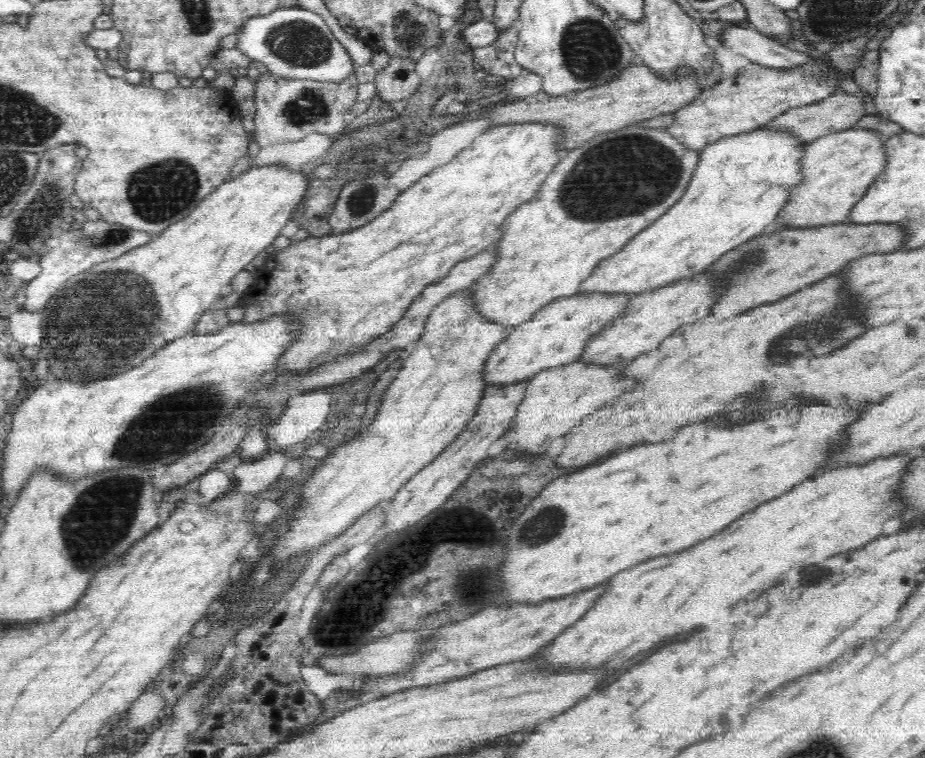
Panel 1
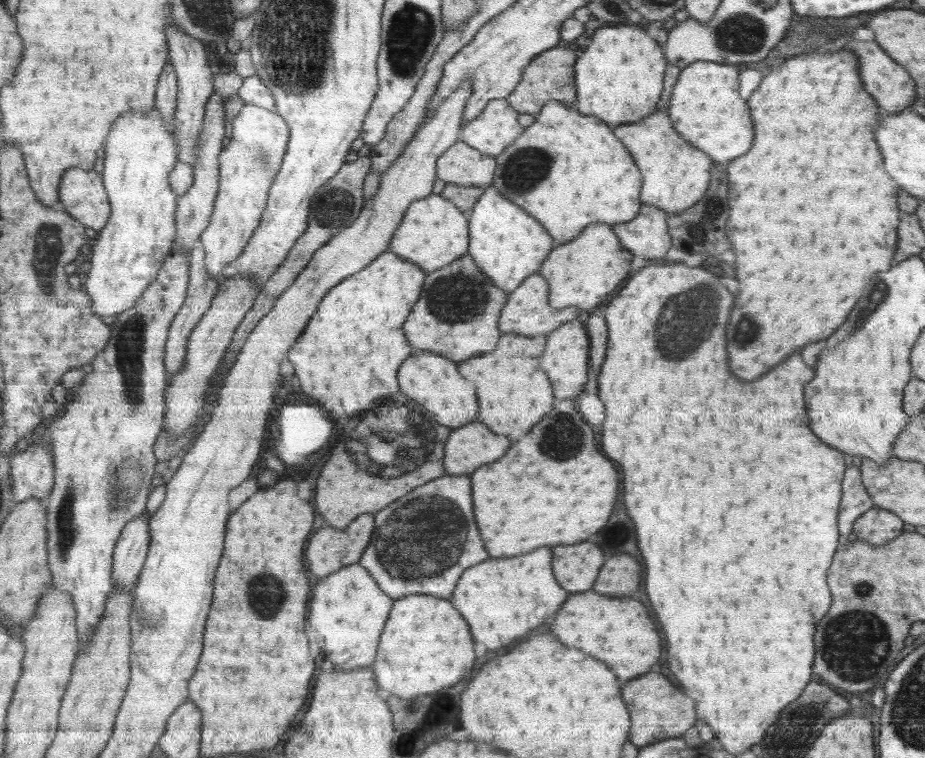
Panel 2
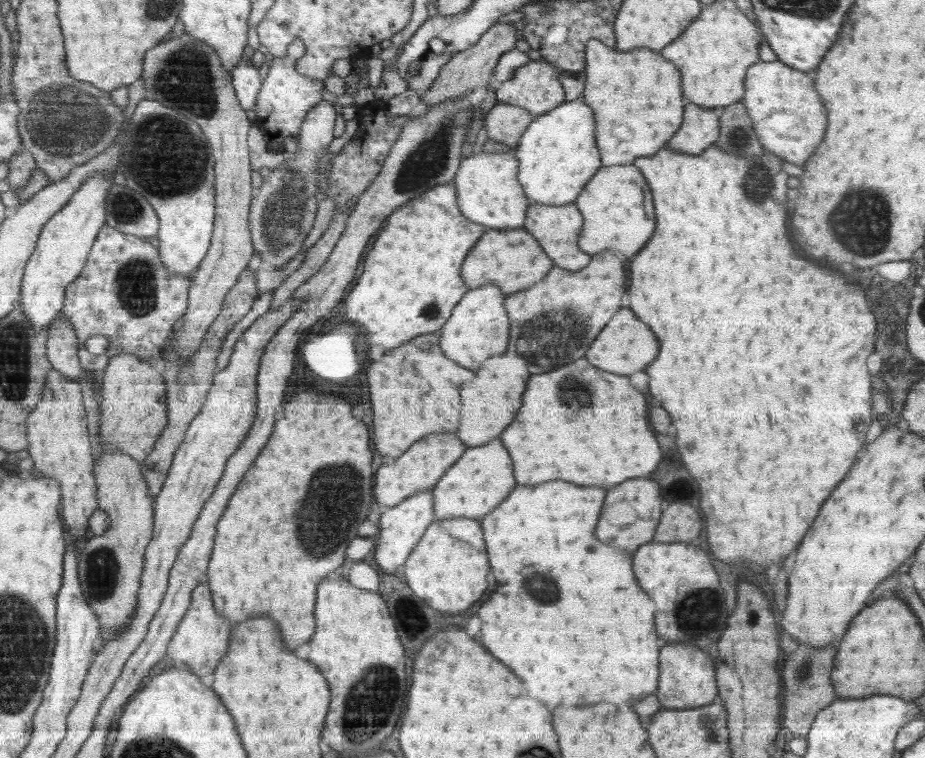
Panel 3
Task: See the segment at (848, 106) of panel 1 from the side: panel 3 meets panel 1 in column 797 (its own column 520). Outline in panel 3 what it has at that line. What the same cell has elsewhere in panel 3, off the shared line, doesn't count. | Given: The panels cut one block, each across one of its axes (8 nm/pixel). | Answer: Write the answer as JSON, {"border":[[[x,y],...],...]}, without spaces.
{"border":[[[497,102],[480,125],[486,128],[490,140],[504,142],[515,148],[520,144],[526,129],[532,124],[533,117],[529,110],[520,106]]]}

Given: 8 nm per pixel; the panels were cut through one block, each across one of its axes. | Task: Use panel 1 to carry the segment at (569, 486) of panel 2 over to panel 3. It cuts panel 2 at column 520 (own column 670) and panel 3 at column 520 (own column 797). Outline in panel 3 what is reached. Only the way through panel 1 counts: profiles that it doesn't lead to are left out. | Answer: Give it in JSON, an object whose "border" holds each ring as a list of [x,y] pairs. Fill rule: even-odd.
{"border":[[[586,360],[572,362],[570,366],[552,370],[548,374],[538,374],[530,378],[530,390],[526,390],[526,406],[518,410],[518,422],[502,434],[502,442],[508,448],[513,459],[517,484],[520,486],[534,486],[550,480],[564,480],[578,486],[602,486],[612,488],[624,482],[624,478],[642,478],[656,470],[658,462],[662,460],[658,442],[648,426],[648,410],[644,396],[630,386],[626,376],[610,374],[604,370],[594,370],[582,380],[582,372],[588,370]],[[562,384],[576,384],[588,398],[564,398]]]}

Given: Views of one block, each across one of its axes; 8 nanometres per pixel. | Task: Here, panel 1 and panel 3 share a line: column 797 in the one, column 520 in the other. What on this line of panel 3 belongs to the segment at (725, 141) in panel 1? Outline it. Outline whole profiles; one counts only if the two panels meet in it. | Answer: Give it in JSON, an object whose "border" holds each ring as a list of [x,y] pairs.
{"border":[[[583,99],[564,101],[549,113],[534,116],[520,144],[514,148],[520,160],[519,181],[531,204],[569,205],[602,168],[597,146],[597,120]]]}

